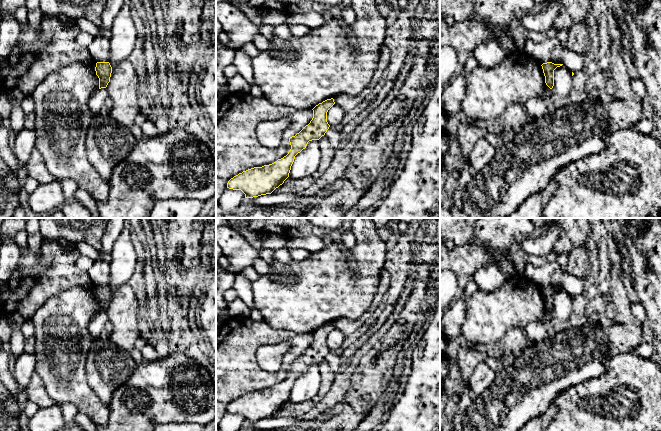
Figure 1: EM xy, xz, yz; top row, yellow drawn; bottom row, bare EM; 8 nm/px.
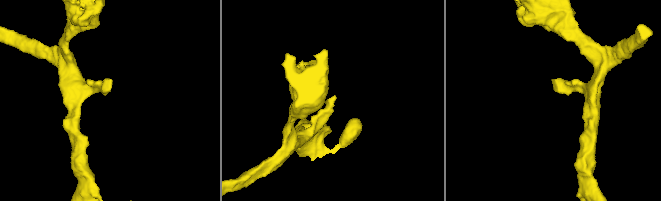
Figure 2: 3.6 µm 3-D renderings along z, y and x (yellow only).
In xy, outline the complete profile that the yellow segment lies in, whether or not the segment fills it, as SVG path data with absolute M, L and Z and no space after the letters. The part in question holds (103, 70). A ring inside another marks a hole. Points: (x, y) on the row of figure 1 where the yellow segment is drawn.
M97 62L95 67L96 75L99 78L99 89L106 88L110 82L112 67L109 62Z

